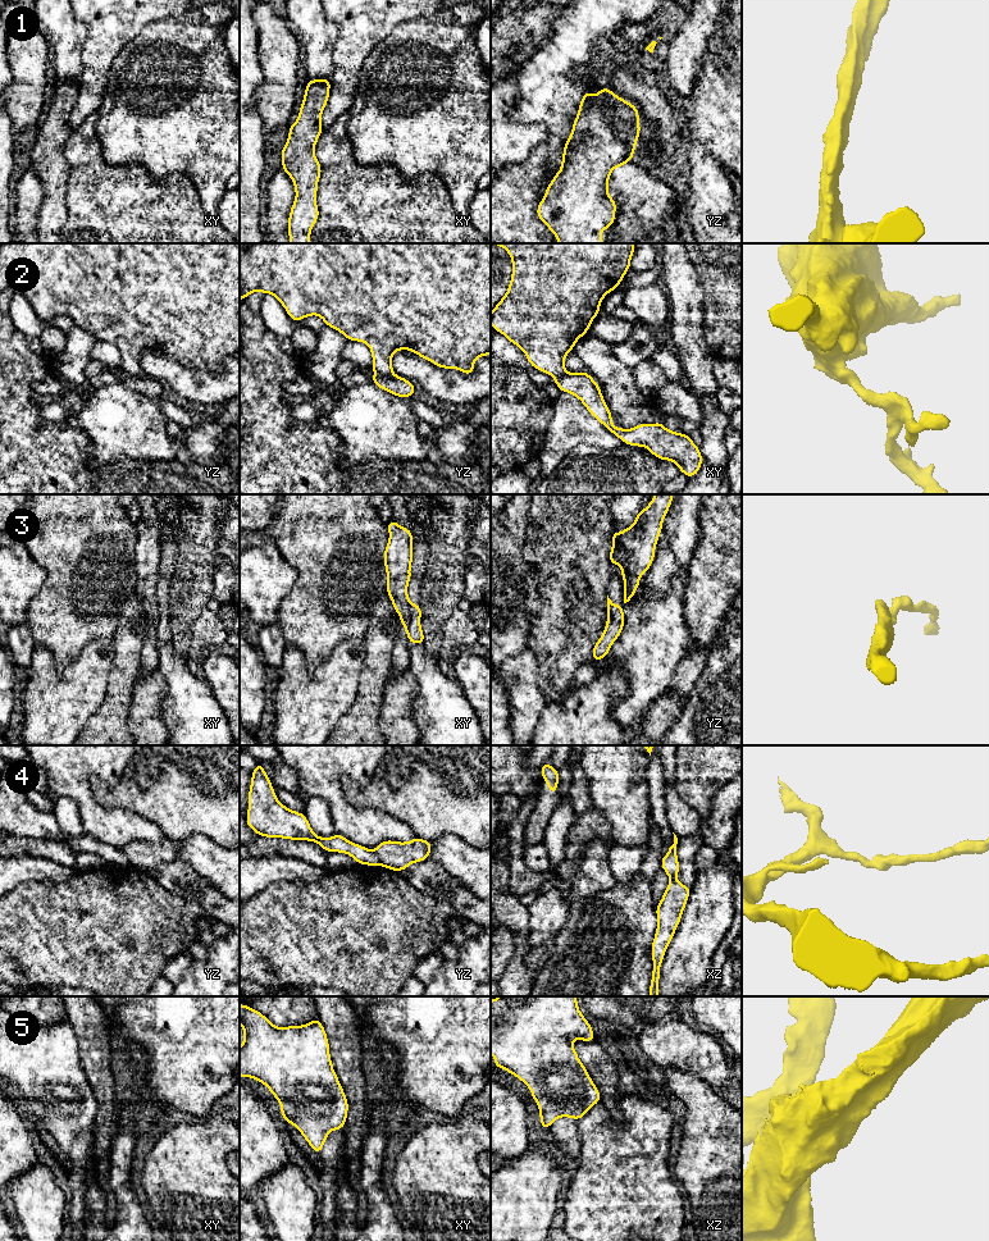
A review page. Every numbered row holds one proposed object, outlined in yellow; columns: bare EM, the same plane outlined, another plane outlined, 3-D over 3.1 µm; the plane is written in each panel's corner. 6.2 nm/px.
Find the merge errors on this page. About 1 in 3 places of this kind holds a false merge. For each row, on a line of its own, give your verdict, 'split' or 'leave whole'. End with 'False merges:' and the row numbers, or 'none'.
1: leave whole
2: split
3: split
4: split
5: leave whole
False merges: 2, 3, 4

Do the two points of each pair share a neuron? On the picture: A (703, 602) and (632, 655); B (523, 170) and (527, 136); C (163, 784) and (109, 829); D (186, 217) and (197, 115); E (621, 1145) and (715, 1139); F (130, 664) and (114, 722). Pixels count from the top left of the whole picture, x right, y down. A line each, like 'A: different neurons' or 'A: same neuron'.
A: different neurons
B: different neurons
C: different neurons
D: different neurons
E: different neurons
F: same neuron

